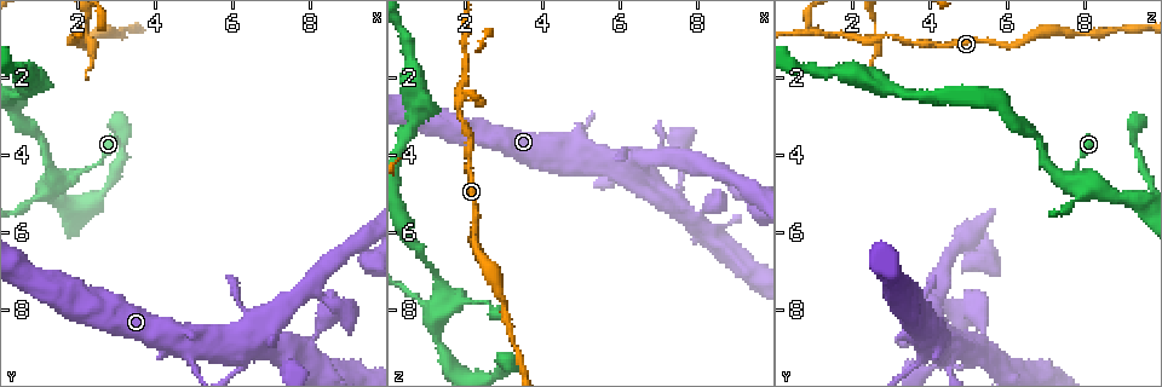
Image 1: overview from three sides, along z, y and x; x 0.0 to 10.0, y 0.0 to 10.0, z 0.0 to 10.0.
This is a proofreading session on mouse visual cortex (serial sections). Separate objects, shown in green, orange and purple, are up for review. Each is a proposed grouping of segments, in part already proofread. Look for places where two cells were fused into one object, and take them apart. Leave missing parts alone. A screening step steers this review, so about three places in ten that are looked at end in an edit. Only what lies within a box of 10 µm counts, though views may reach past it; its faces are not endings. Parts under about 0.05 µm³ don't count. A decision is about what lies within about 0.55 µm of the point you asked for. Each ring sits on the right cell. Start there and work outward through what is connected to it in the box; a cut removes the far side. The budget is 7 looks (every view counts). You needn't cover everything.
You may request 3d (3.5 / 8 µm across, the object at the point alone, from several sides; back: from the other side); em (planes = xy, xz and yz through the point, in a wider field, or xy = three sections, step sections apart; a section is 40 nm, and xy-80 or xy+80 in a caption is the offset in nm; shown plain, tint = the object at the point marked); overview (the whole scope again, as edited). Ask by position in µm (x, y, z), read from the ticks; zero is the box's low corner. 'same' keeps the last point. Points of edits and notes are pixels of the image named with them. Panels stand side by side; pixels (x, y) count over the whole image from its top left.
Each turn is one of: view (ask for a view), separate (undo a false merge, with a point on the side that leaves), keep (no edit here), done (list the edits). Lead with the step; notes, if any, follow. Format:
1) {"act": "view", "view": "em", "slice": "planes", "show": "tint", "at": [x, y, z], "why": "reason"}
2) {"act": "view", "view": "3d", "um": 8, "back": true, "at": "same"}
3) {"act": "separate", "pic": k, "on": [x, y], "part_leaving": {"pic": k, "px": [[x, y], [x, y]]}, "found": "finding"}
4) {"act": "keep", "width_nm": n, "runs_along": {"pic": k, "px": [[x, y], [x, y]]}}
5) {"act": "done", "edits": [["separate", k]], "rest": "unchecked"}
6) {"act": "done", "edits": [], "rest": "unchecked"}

{"act": "view", "view": "3d", "um": 3.5, "at": [1.80, 0.95, 2.75]}

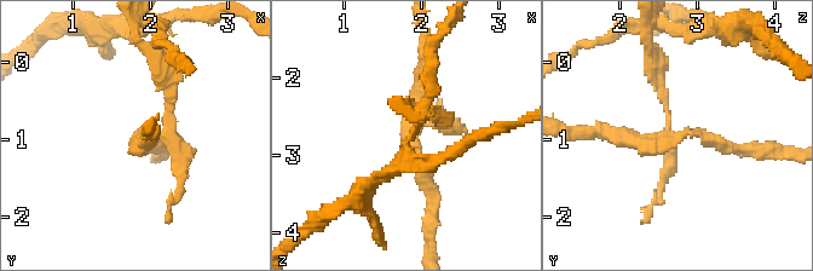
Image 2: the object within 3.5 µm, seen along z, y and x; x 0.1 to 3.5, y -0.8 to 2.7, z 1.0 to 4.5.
{"act": "view", "view": "em", "slice": "planes", "show": "tint", "at": [1.80, 1.00, 2.65], "why": "now the EM"}

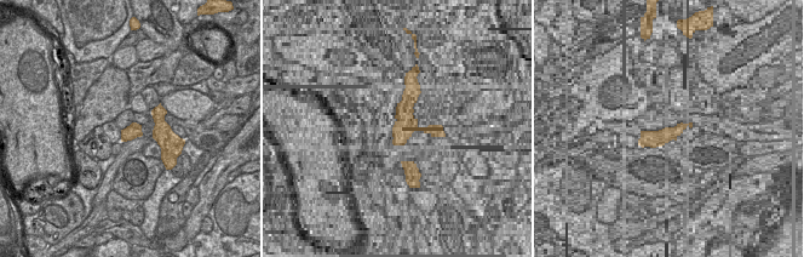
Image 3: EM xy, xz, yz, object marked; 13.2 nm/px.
{"act": "separate", "pic": 2, "on": [661, 92], "part_leaving": {"pic": 2, "px": [[667, 126], [658, 70], [645, 63]]}, "found": "a second cell is stuck on"}

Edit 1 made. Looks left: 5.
{"act": "view", "view": "3d", "um": 3.5, "at": [1.55, 4.70, 7.80], "why": "four or more arms meet"}

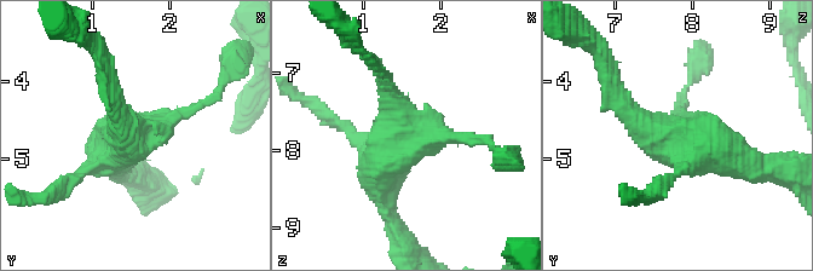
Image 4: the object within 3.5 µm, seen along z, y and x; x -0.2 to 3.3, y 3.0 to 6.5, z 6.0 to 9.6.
{"act": "view", "view": "em", "slice": "xy", "step": 1, "show": "tint", "at": [1.65, 4.70, 7.80], "arms": 4, "arm_widths_nm": [150, 300, 300, 400], "why": "need the tissue"}

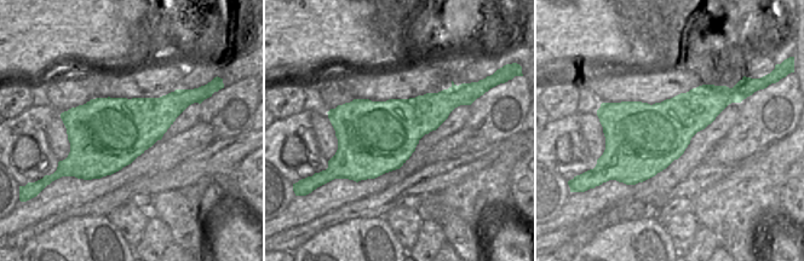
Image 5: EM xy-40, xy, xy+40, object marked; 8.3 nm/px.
{"act": "keep", "runs_along": {"pic": 4, "px": [[482, 139], [410, 137], [385, 78]]}, "found": "continuous, no second cell"}

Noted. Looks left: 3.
{"act": "view", "view": "overview"}

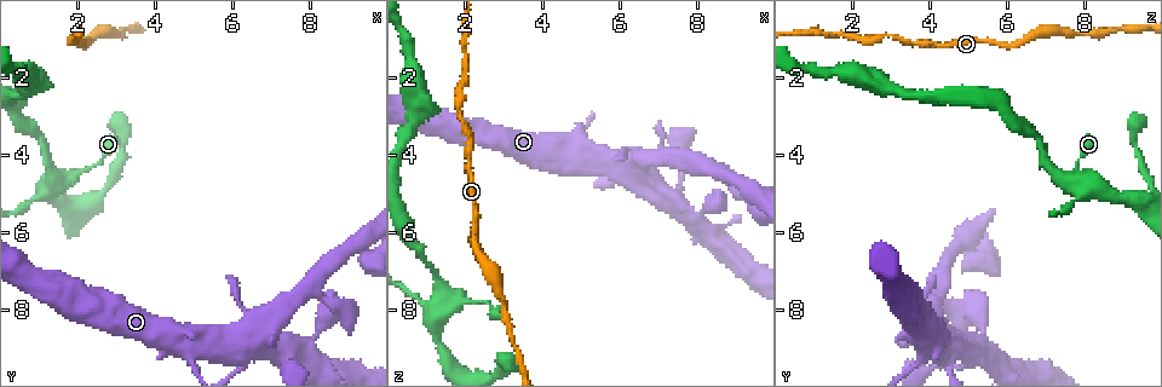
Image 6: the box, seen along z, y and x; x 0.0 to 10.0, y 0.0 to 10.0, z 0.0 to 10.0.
{"act": "view", "view": "3d", "um": 3.5, "at": [3.20, 3.95, 9.35], "why": "thin neck"}

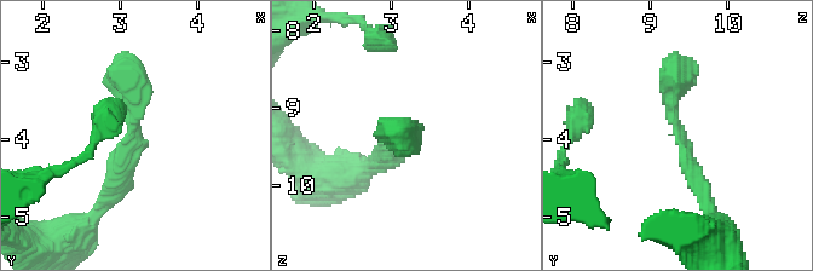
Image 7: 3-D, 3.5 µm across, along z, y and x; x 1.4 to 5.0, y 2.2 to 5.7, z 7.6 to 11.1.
{"act": "view", "view": "em", "slice": "planes", "show": "tint", "at": [3.15, 3.90, 9.40], "arm_widths_nm": [250, 400]}

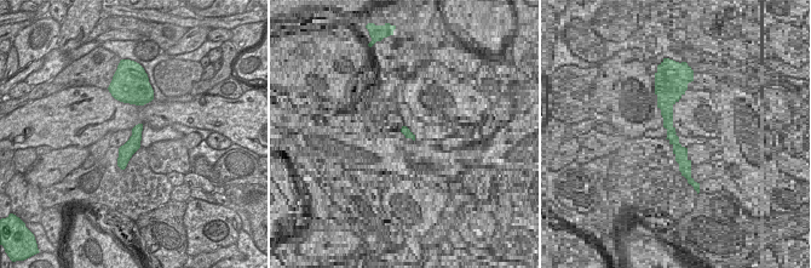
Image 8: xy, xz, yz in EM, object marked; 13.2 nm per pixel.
{"act": "keep", "runs_along": {"pic": 8, "px": [[139, 127], [122, 165]]}, "found": "one cell here"}

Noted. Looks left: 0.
{"act": "done", "edits": [["separate", 2]], "rest": "unchecked"}

